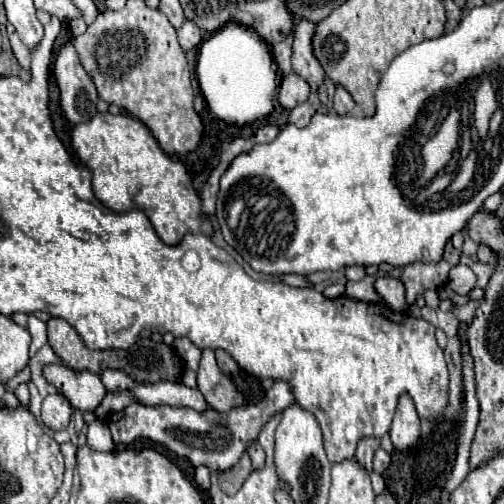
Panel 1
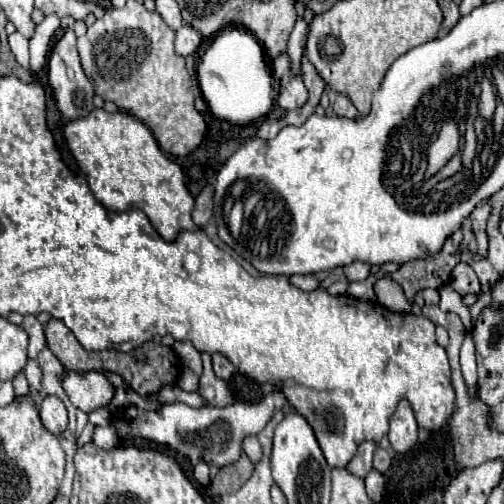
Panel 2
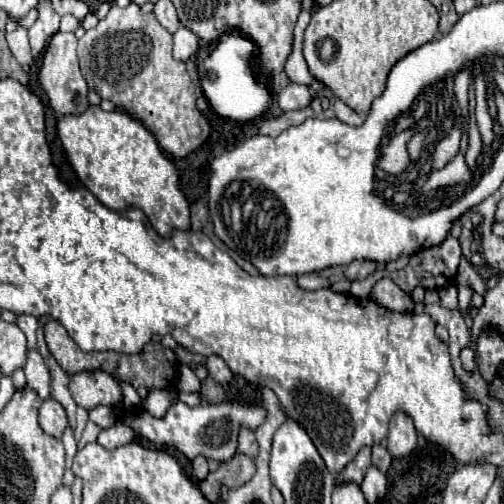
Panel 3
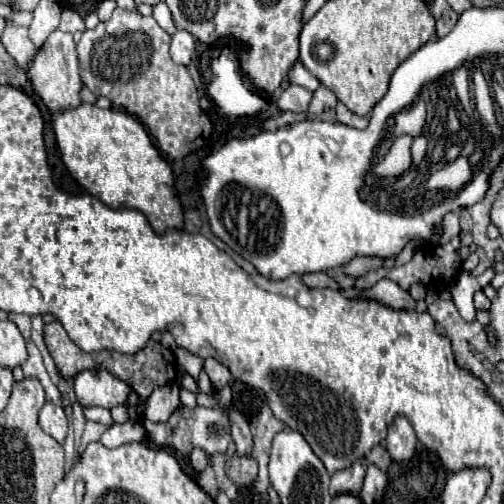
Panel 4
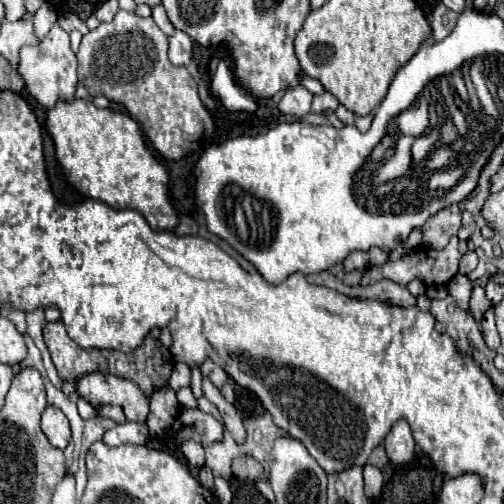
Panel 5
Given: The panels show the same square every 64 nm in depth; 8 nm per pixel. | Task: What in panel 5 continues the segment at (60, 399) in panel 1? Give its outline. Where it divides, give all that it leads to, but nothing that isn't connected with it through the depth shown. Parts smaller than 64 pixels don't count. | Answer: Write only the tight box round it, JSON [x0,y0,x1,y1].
[42,406,70,448]

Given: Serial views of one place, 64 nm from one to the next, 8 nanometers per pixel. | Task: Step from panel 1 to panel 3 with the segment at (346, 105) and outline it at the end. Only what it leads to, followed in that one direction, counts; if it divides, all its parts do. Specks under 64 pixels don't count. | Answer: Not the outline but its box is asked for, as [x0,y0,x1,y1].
[334,98,364,126]

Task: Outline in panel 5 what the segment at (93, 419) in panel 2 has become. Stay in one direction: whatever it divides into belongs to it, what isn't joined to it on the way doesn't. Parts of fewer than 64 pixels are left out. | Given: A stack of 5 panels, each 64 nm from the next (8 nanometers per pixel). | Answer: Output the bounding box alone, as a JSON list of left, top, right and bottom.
[78,400,100,420]

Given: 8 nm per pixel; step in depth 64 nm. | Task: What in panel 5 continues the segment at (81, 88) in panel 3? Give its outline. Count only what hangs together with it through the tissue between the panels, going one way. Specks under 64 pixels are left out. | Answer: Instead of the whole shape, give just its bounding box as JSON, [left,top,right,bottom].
[18,24,78,108]

